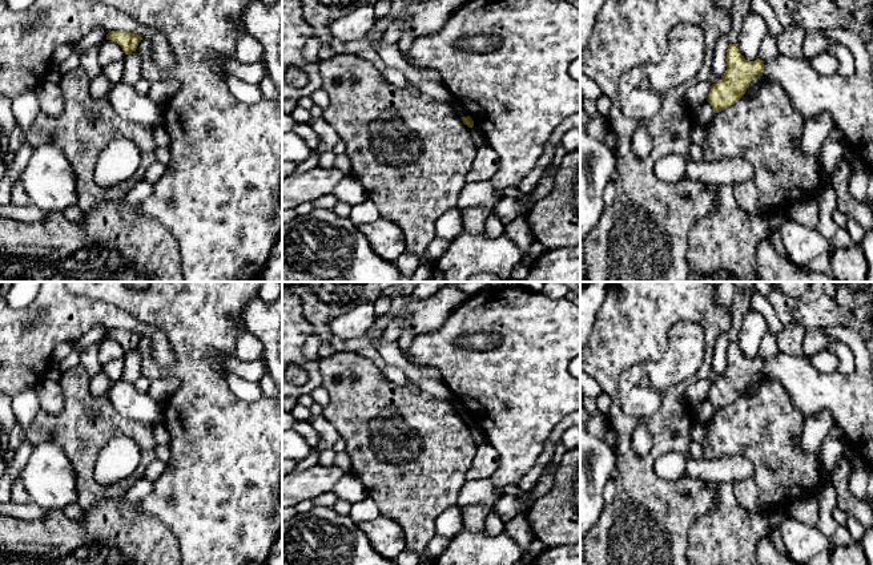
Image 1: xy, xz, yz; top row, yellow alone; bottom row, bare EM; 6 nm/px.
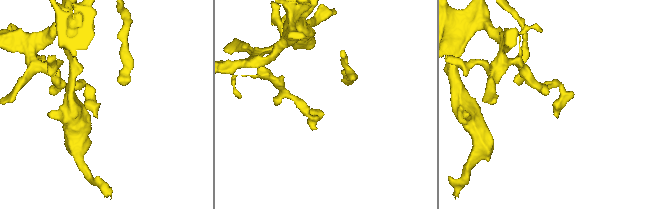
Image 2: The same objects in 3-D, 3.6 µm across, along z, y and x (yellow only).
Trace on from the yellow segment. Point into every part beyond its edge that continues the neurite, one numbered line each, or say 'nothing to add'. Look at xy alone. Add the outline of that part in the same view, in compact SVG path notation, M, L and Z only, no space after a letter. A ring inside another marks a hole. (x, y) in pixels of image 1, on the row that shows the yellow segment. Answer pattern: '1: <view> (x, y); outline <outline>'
nothing to add

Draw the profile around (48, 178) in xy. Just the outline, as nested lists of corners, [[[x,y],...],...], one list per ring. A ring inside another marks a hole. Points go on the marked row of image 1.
[[[55,145],[33,148],[19,182],[32,205],[47,213],[64,213],[77,205],[77,185],[73,169]]]

